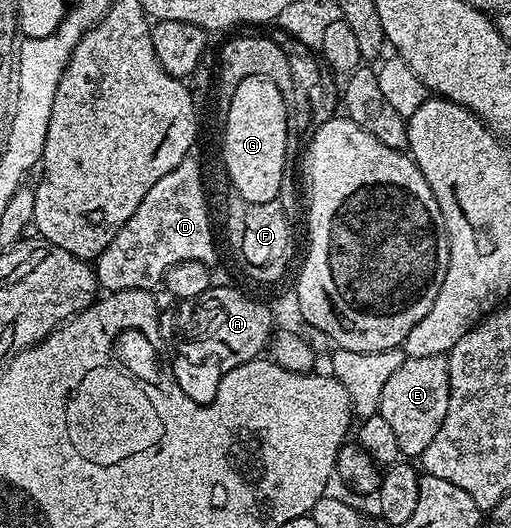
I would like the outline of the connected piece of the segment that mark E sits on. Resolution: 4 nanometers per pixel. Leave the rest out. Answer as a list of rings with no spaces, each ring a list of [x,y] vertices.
[[[445,354],[407,357],[404,365],[392,373],[392,378],[384,384],[378,414],[388,421],[392,433],[396,433],[398,450],[403,456],[421,457],[424,449],[432,445],[432,437],[440,433],[444,413],[448,413],[449,396],[450,364]]]

